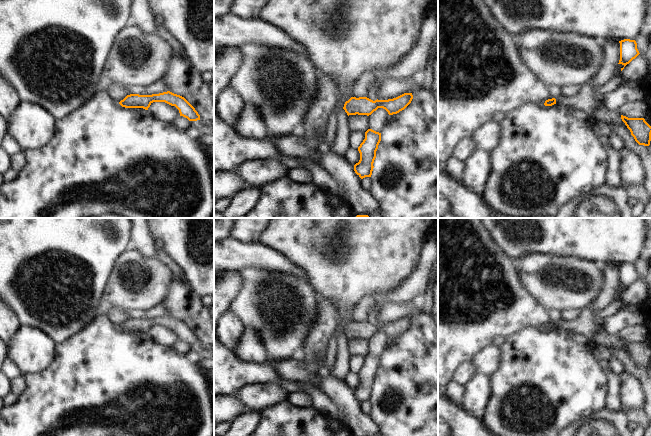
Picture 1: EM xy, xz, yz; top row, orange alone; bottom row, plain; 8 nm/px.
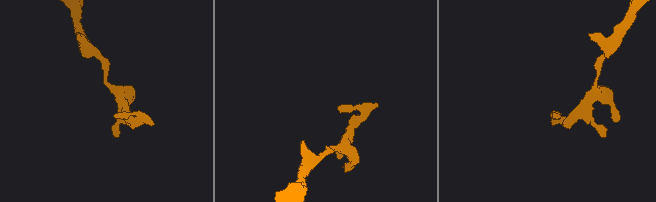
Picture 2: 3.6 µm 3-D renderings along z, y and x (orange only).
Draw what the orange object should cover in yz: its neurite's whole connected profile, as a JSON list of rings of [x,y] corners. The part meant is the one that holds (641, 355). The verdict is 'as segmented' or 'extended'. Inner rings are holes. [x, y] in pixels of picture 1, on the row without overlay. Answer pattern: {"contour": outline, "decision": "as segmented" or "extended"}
{"contour": [[[621,339],[621,343],[639,369],[650,369],[651,350],[645,345],[644,342],[628,342]]], "decision": "as segmented"}

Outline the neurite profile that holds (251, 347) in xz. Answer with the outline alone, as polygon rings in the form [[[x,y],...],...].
[[[246,328],[237,350],[237,355],[247,361],[269,363],[270,357],[261,335],[253,328]]]

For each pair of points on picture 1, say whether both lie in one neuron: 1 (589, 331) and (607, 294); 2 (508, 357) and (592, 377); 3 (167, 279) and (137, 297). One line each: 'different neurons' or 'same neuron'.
1: same neuron
2: same neuron
3: same neuron

